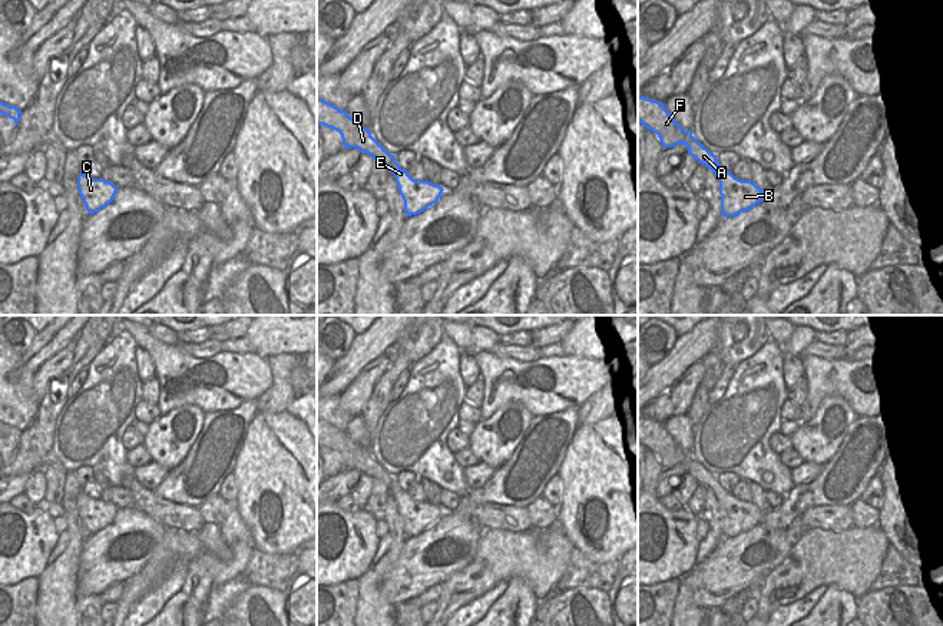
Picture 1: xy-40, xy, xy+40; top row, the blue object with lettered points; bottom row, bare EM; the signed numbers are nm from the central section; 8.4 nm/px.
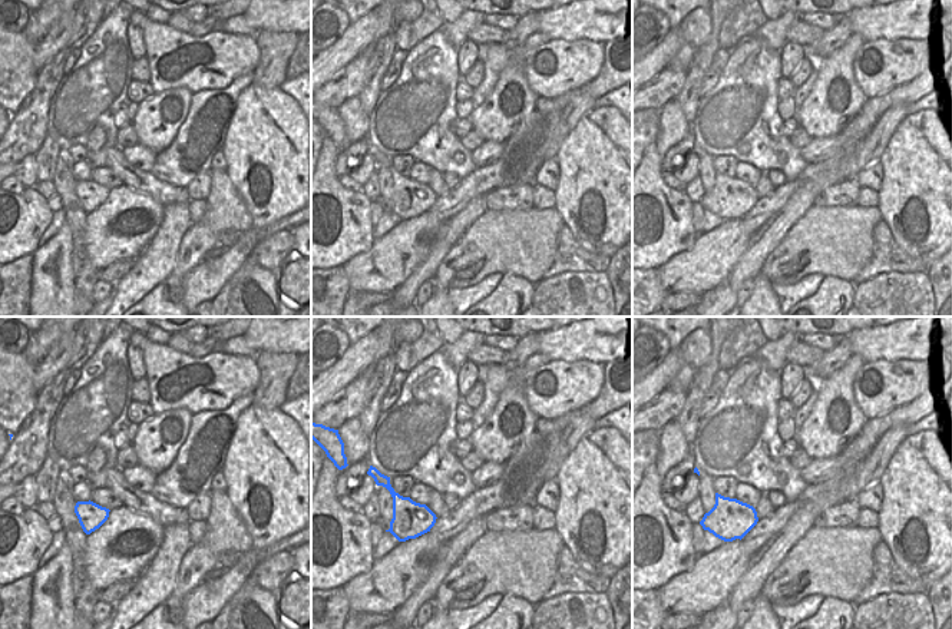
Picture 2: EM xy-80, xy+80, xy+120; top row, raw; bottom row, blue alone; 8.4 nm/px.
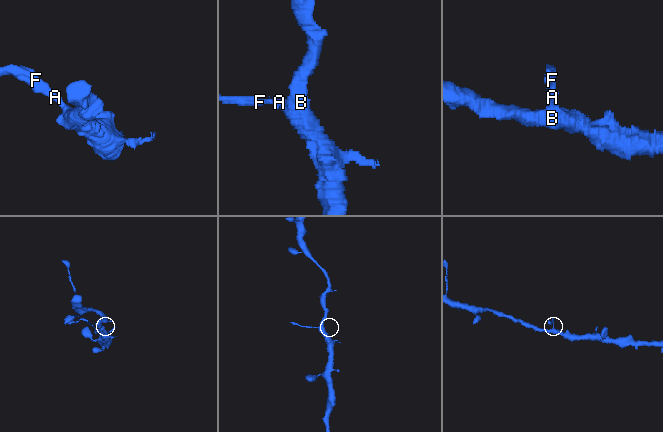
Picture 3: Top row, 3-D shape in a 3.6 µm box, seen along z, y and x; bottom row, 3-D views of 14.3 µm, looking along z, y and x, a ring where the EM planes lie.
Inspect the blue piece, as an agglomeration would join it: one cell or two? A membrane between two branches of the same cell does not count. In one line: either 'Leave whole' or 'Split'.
Split.

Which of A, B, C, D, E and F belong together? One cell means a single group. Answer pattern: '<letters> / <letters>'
A D F / B C E

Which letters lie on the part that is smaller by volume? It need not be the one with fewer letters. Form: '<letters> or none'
A, D, F

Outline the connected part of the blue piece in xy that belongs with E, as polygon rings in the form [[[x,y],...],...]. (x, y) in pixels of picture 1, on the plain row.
[[[394,483],[394,487],[390,488],[388,493],[396,499],[407,537],[417,536],[436,524],[444,511],[440,506],[429,501],[413,500],[397,483]]]

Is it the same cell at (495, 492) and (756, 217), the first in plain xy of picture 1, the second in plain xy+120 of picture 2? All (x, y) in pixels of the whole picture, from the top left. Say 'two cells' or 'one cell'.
one cell

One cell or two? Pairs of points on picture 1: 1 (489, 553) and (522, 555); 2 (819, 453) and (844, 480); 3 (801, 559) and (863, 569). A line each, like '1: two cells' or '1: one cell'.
1: one cell
2: two cells
3: one cell

